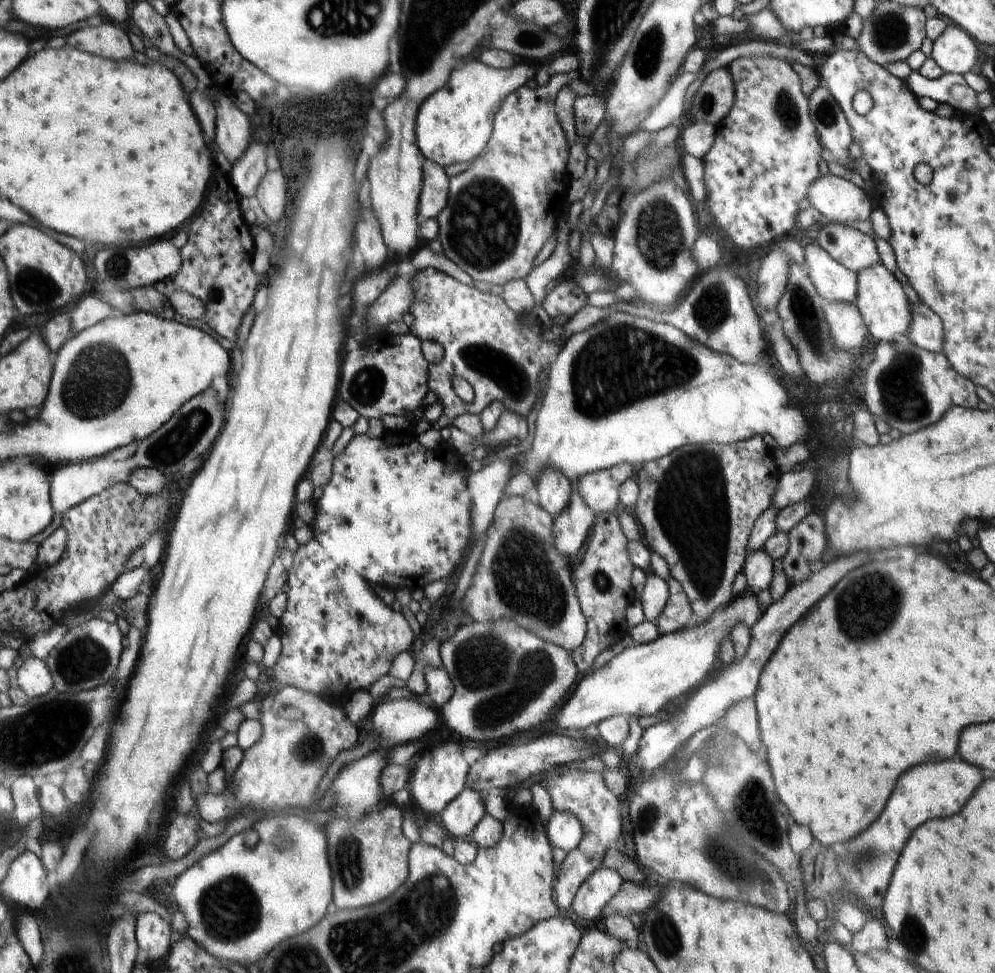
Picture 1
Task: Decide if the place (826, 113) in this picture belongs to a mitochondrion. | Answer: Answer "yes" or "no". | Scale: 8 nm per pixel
yes

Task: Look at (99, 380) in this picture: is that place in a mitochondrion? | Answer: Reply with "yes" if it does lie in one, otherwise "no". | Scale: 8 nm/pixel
yes

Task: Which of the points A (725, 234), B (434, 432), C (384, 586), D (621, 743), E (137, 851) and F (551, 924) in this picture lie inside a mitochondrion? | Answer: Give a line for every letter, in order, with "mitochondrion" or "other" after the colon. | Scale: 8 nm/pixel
A: other
B: other
C: other
D: other
E: other
F: other

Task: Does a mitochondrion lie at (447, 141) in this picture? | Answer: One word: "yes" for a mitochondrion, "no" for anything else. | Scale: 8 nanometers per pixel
no

